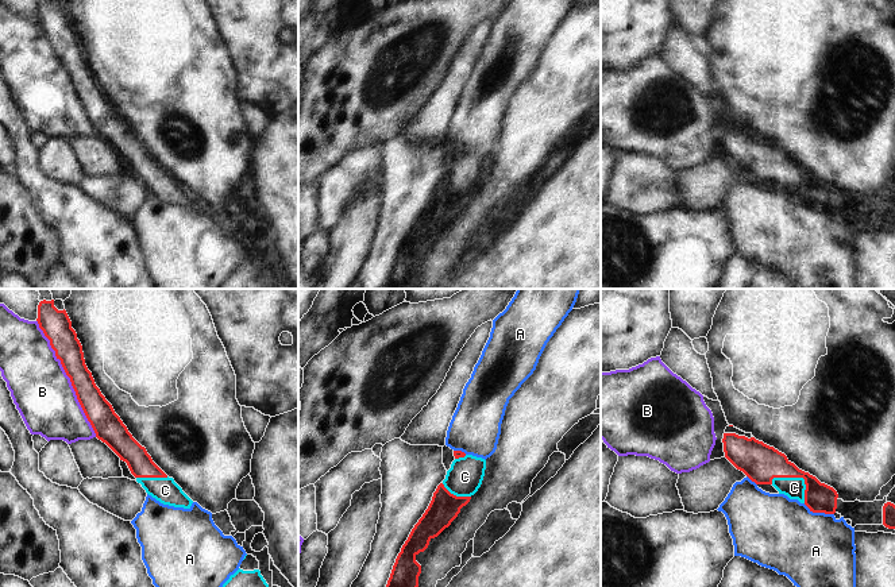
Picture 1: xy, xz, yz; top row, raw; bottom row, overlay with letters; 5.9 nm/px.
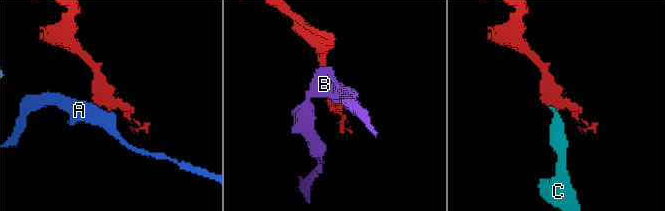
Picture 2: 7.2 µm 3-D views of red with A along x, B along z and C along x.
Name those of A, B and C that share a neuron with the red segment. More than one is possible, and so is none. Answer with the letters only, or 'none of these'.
C

